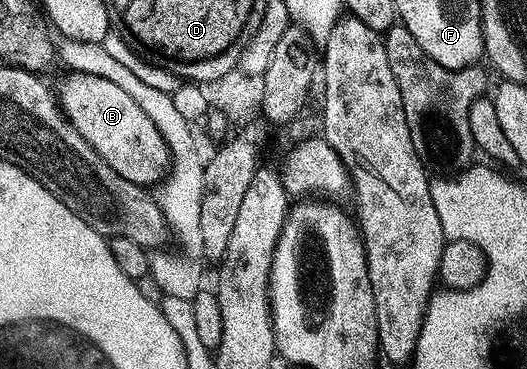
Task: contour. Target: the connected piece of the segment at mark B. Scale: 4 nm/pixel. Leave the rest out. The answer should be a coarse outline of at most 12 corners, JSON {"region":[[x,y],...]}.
{"region":[[74,70],[63,115],[109,169],[144,189],[171,151],[149,113],[105,77]]}

